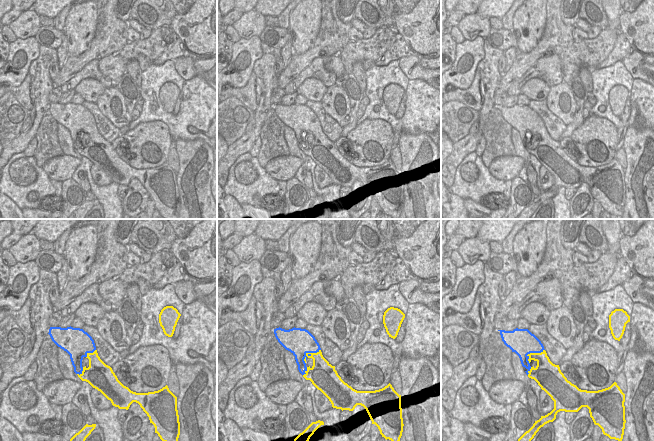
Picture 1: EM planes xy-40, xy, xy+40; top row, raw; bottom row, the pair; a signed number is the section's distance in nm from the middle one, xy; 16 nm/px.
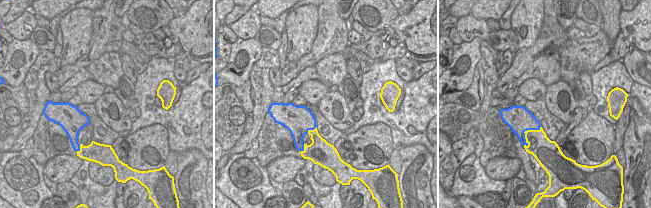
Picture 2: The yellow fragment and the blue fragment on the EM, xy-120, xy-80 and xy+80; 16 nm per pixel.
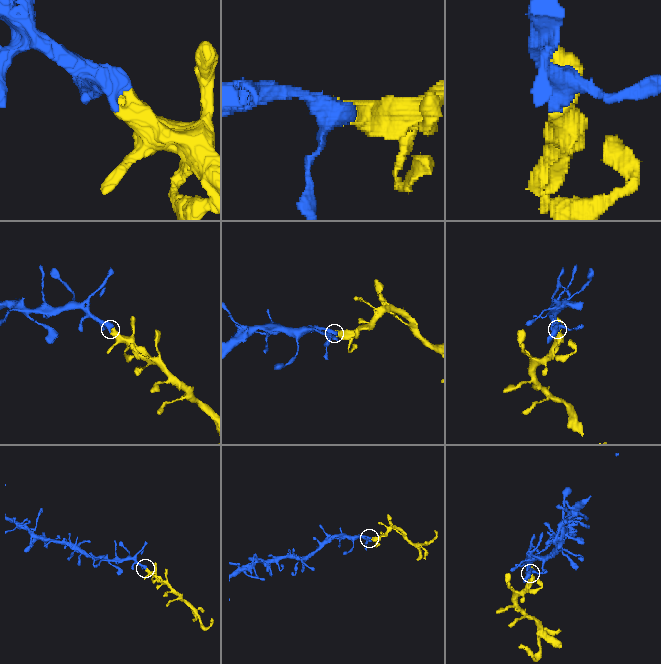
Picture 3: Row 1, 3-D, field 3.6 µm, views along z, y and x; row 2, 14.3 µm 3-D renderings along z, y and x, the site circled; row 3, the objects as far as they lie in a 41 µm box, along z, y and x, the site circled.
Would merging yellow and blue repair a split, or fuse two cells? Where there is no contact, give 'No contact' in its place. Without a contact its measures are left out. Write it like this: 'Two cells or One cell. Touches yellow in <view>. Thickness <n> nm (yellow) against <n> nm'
One cell. Touches yellow in xy. Thickness 260 nm (yellow) against 420 nm.

